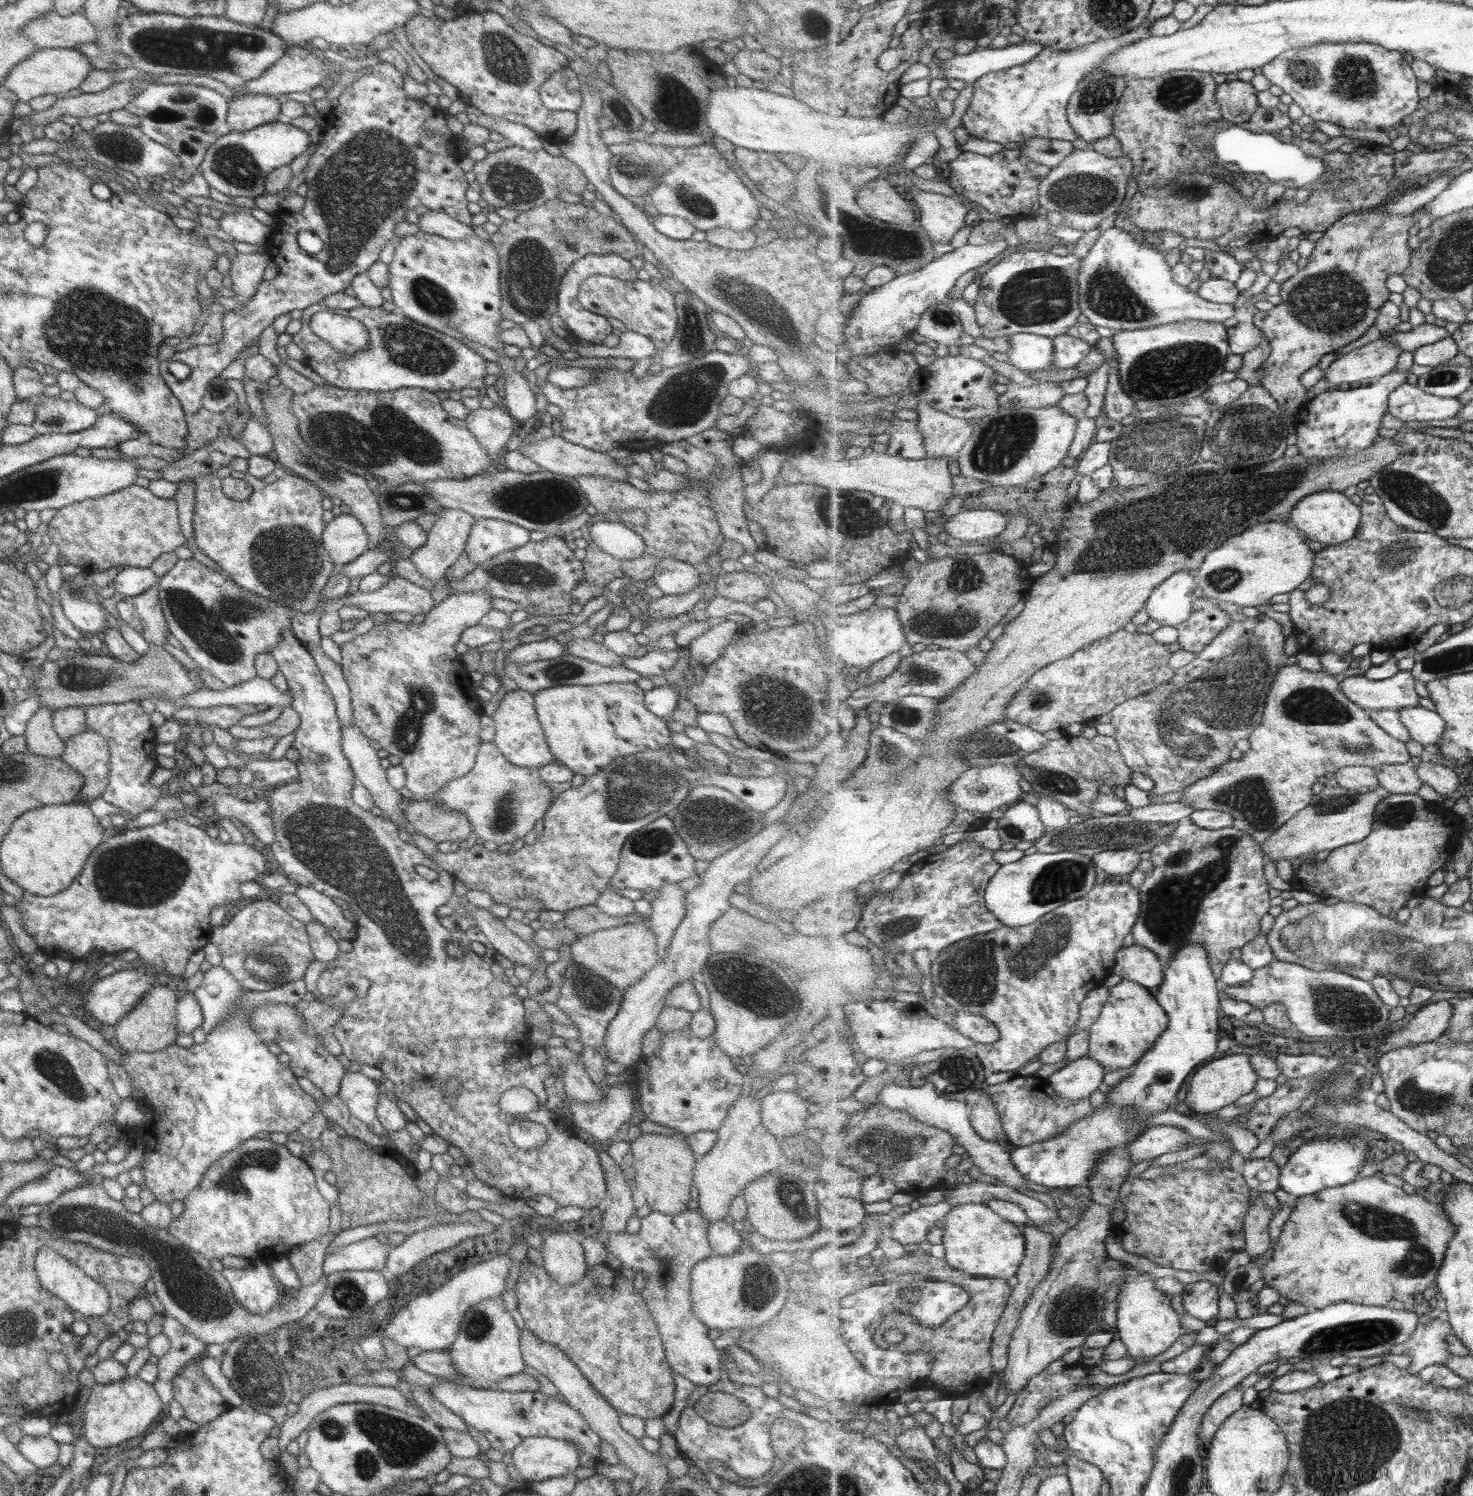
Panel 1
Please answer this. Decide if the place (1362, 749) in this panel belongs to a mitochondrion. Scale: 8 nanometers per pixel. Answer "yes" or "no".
yes

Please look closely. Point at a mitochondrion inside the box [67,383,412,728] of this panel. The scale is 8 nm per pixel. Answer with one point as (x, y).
(216, 627)

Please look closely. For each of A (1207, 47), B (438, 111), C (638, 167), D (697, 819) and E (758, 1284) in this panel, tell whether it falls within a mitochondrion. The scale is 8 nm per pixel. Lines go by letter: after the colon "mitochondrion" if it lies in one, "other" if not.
A: other
B: other
C: mitochondrion
D: mitochondrion
E: mitochondrion

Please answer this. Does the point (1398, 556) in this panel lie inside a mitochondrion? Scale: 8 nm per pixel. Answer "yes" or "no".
yes

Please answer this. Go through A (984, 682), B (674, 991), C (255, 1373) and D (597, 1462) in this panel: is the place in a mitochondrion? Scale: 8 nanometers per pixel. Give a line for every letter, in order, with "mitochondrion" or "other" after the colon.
A: other
B: other
C: mitochondrion
D: other

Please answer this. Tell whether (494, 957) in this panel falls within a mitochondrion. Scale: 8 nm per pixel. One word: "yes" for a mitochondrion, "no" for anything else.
no

